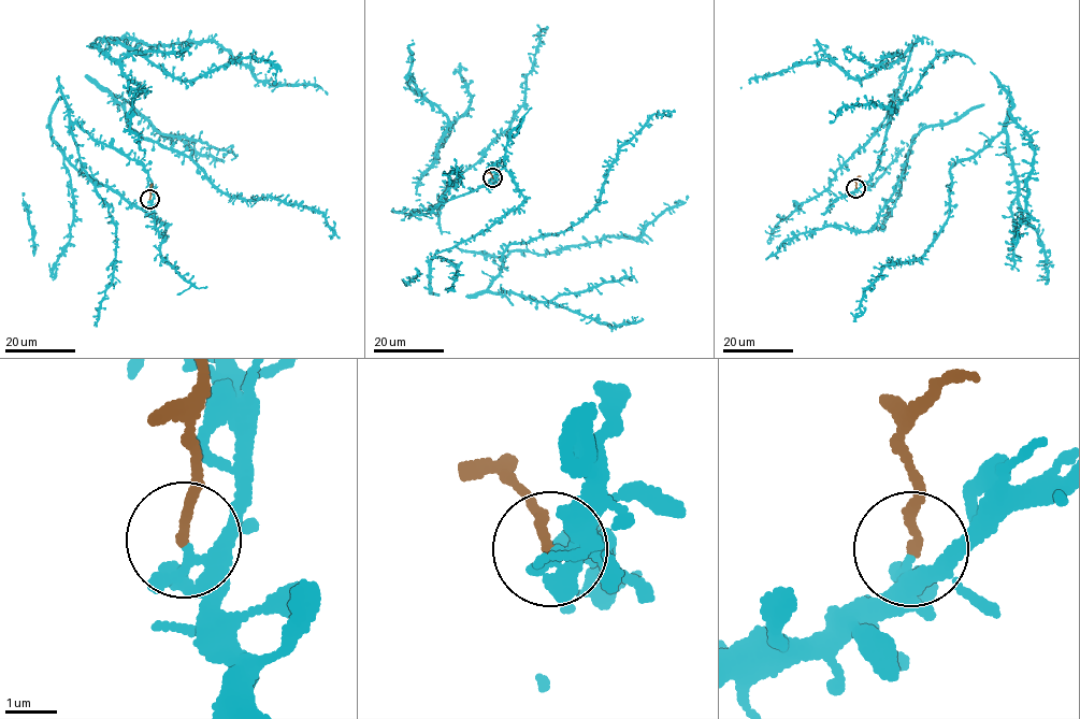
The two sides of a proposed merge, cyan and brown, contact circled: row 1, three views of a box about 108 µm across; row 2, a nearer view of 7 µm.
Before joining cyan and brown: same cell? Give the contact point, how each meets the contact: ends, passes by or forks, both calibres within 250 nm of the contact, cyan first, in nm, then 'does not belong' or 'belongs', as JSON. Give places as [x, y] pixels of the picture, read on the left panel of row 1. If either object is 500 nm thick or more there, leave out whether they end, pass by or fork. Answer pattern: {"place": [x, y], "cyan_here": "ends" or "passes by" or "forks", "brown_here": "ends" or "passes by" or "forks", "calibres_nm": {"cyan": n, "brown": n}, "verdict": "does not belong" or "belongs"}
{"place": [149, 199], "cyan_here": "forks", "brown_here": "ends", "calibres_nm": {"cyan": 220, "brown": 160}, "verdict": "does not belong"}

